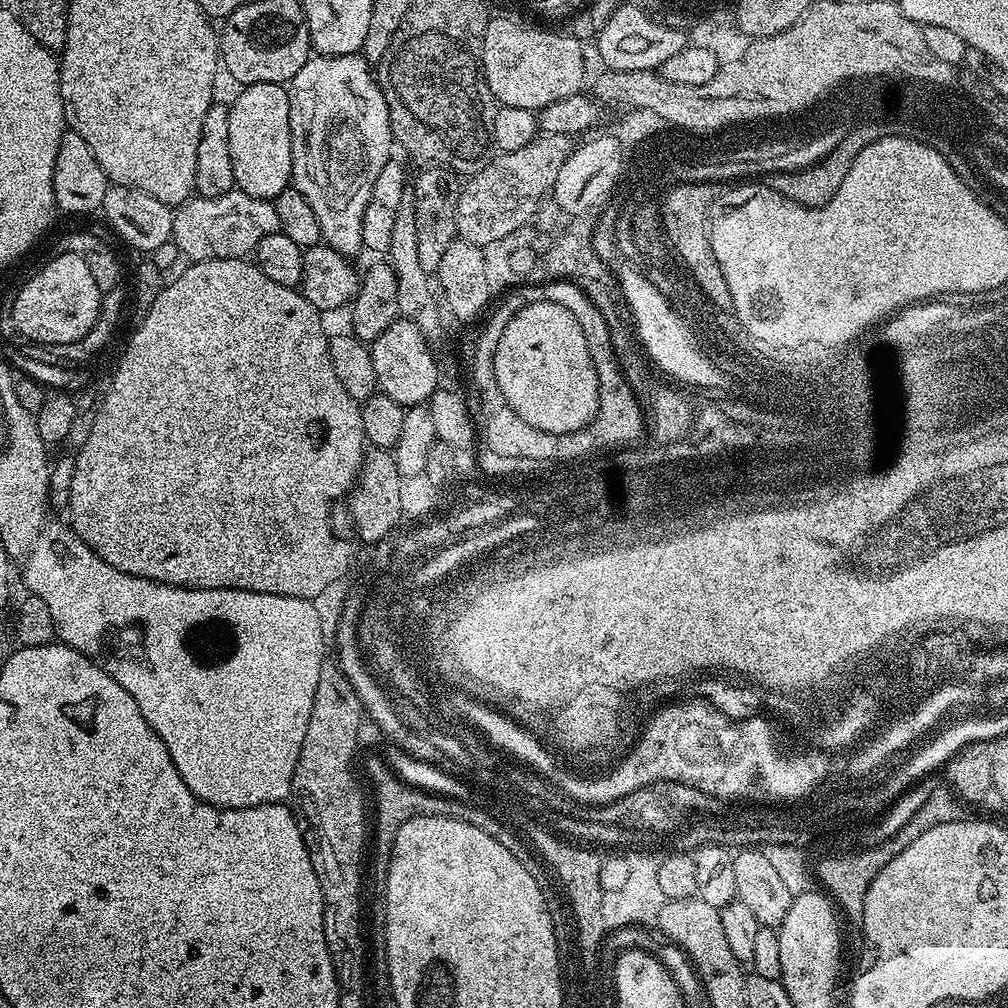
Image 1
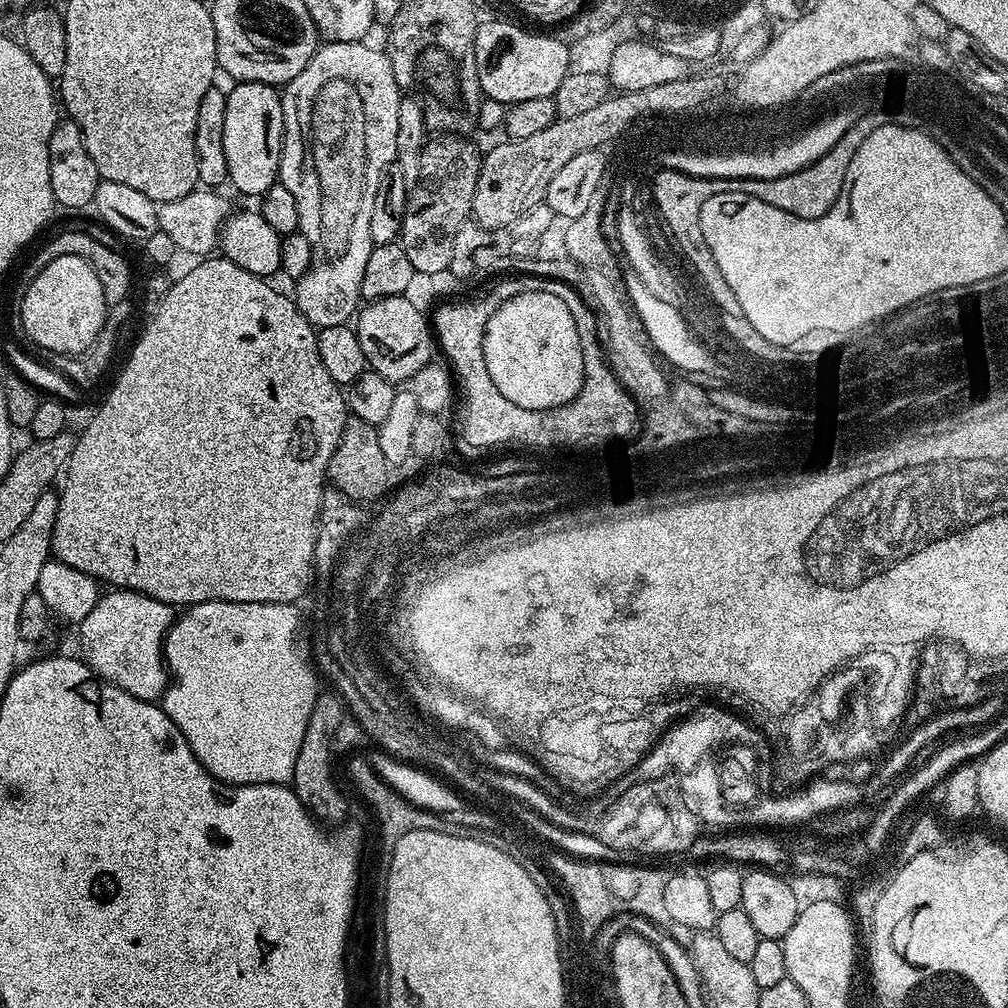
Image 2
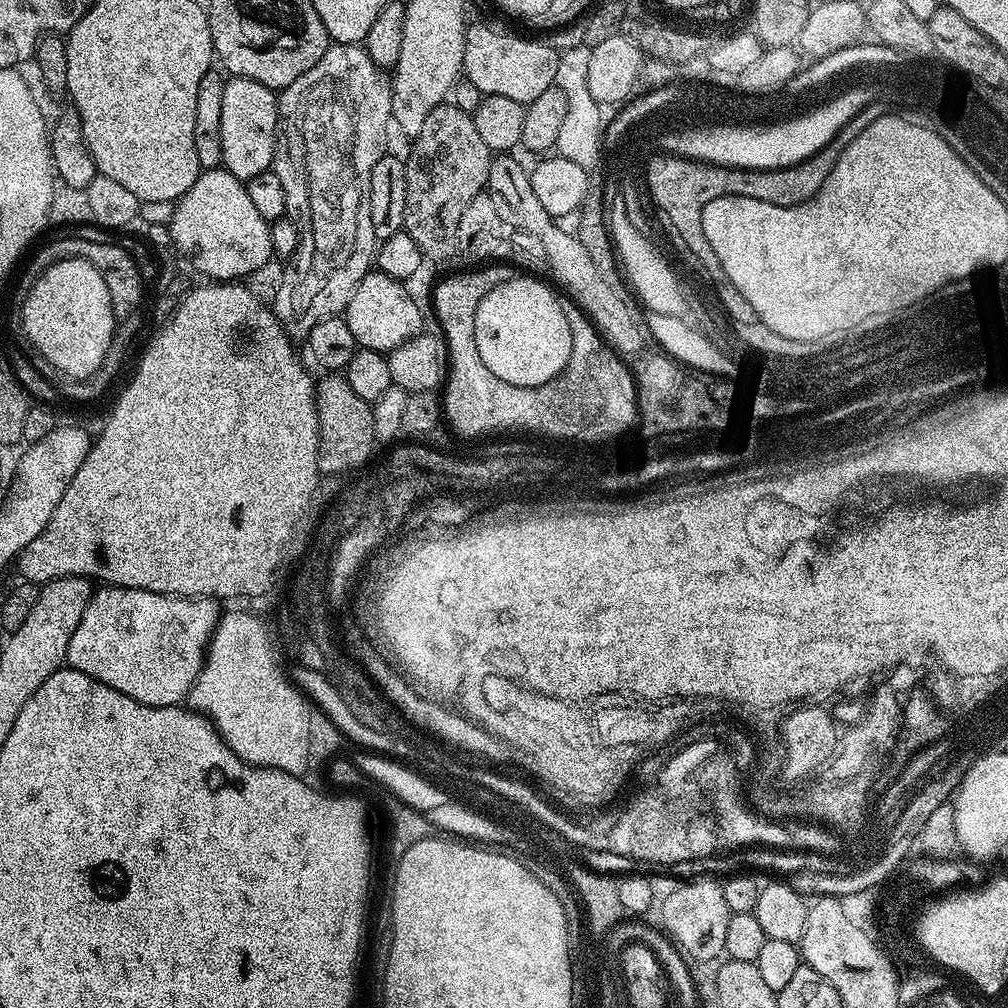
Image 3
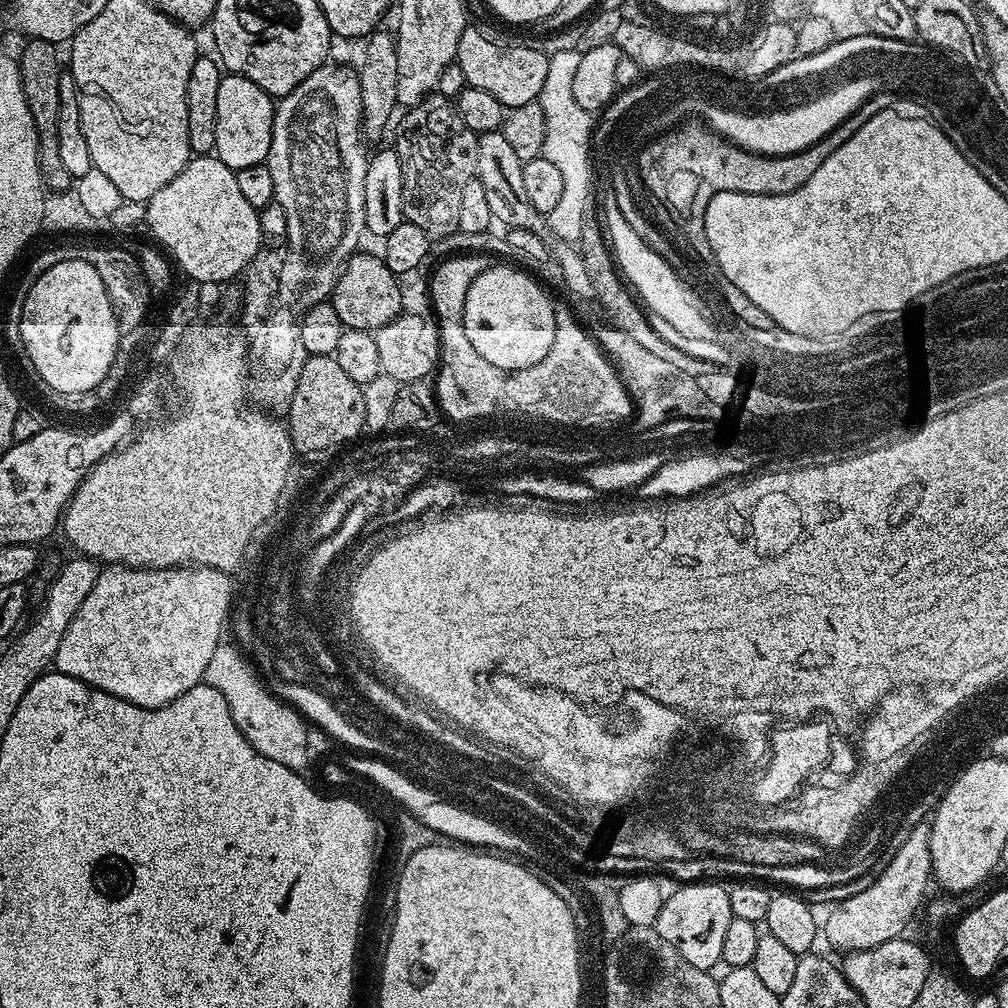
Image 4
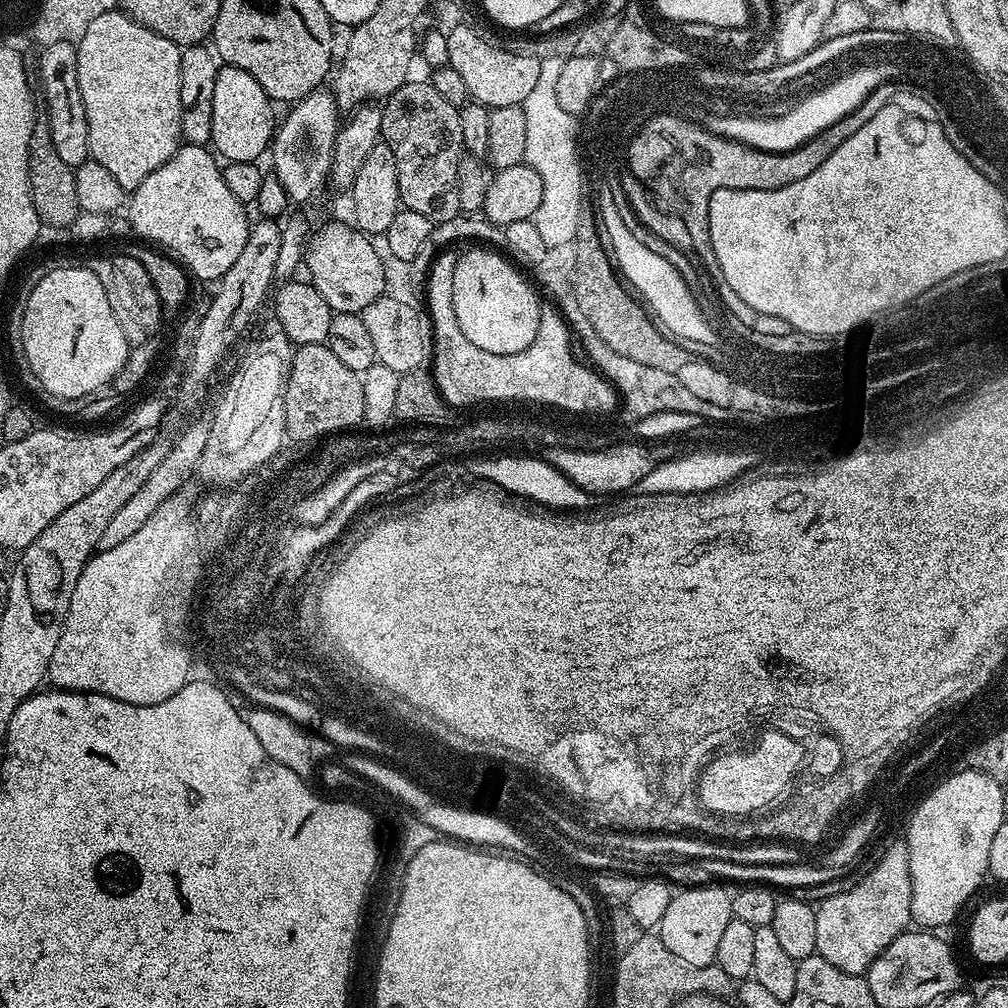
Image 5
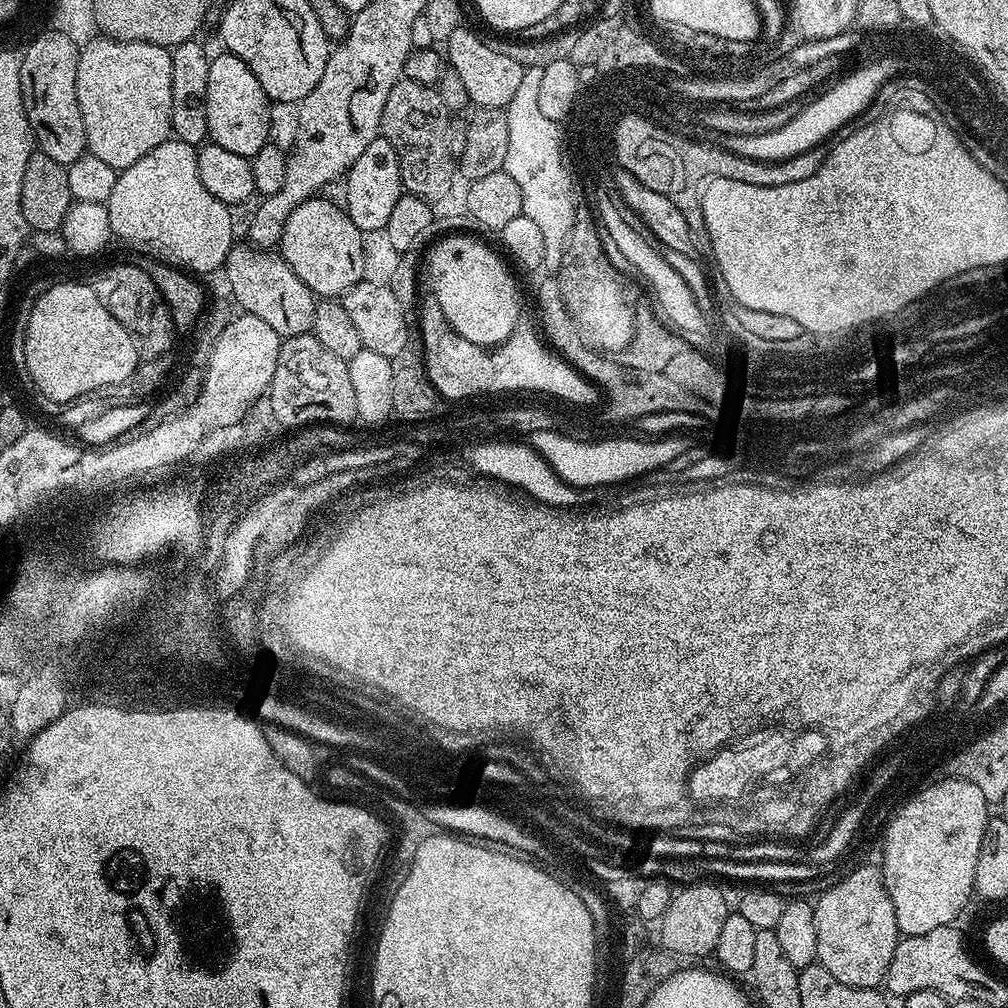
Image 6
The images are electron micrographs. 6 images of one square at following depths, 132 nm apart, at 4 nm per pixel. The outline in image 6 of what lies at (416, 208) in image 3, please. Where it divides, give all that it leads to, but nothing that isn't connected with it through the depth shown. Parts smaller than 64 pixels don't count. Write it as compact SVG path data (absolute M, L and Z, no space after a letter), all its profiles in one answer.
M401 78L394 86L394 90L390 90L386 106L382 106L380 135L386 138L386 142L390 142L390 146L394 146L394 154L398 154L400 183L407 195L437 202L436 200L444 200L451 194L452 179L457 179L458 176L458 160L454 155L454 148L452 152L454 131L450 128L450 113L446 102L442 102L435 87Z

